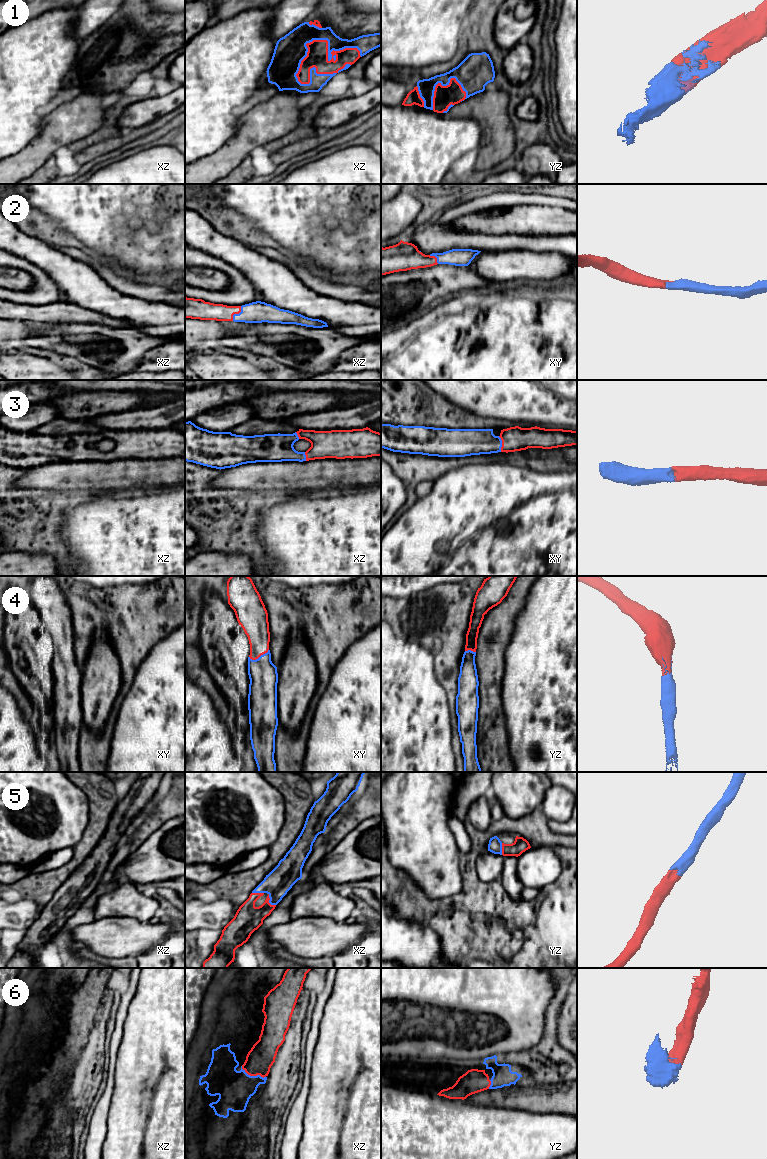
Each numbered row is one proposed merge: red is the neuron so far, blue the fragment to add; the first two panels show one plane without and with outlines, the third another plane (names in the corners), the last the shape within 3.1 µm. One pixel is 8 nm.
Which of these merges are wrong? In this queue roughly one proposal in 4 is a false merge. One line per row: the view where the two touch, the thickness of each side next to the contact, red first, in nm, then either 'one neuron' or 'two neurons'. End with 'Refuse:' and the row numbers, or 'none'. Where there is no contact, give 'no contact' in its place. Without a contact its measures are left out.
1: contact in xz; calibres 180 and 170 nm; one neuron
2: contact in xz; calibres 140 and 180 nm; one neuron
3: contact in xy; calibres 190 and 200 nm; one neuron
4: contact in xy; calibres 200 and 220 nm; one neuron
5: contact in xz; calibres 220 and 220 nm; one neuron
6: contact in xz; calibres 220 and 280 nm; one neuron
Refuse: none

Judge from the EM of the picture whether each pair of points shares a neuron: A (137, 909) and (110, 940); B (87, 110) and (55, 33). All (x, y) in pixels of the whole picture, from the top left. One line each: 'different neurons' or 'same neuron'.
A: different neurons
B: different neurons

